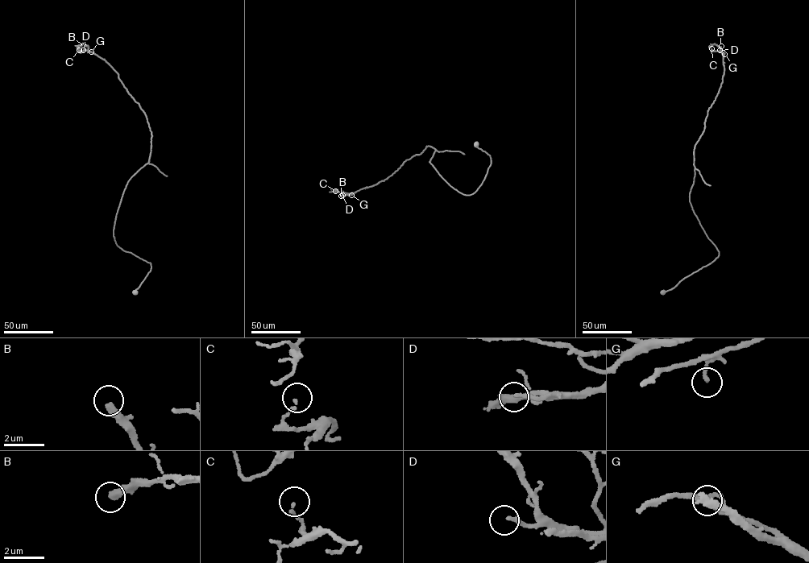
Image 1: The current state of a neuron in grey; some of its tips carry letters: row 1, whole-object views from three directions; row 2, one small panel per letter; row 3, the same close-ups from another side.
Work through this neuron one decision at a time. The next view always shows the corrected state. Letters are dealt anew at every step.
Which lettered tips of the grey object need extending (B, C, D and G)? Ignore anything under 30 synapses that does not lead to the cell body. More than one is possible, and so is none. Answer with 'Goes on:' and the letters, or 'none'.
Goes on: B, D

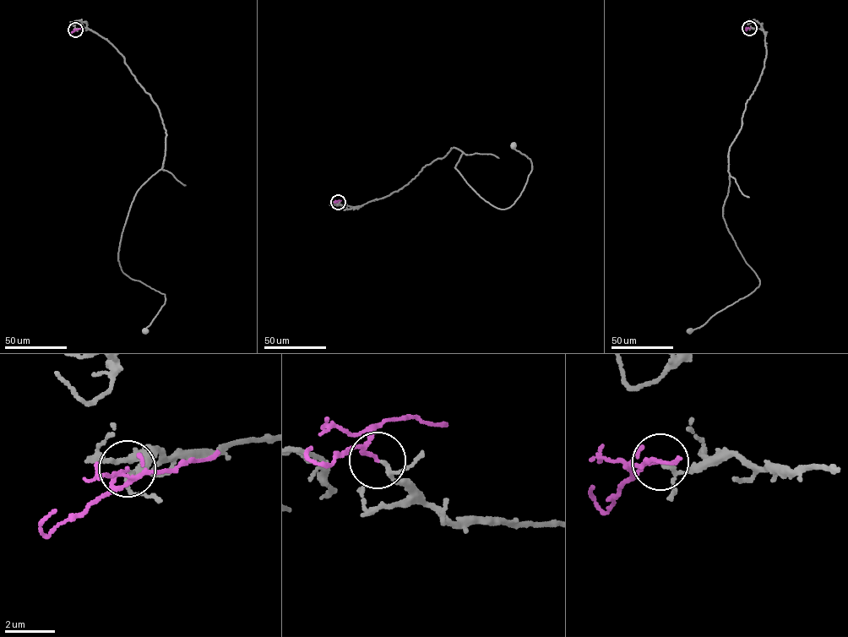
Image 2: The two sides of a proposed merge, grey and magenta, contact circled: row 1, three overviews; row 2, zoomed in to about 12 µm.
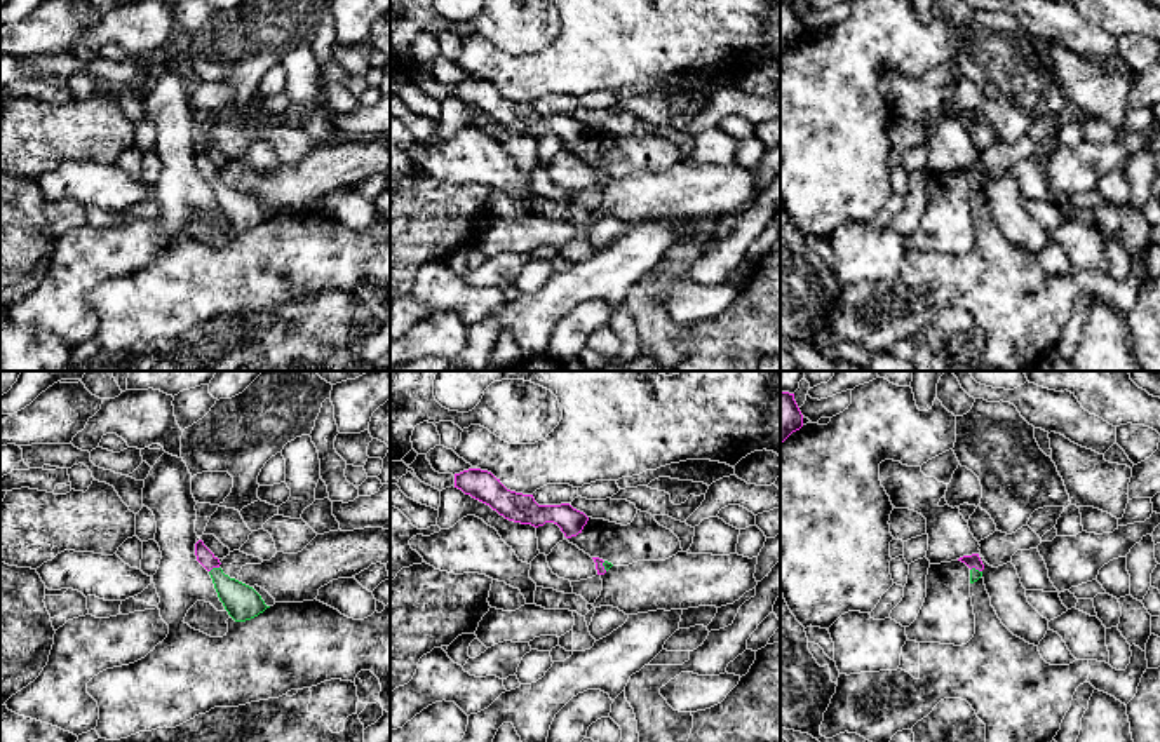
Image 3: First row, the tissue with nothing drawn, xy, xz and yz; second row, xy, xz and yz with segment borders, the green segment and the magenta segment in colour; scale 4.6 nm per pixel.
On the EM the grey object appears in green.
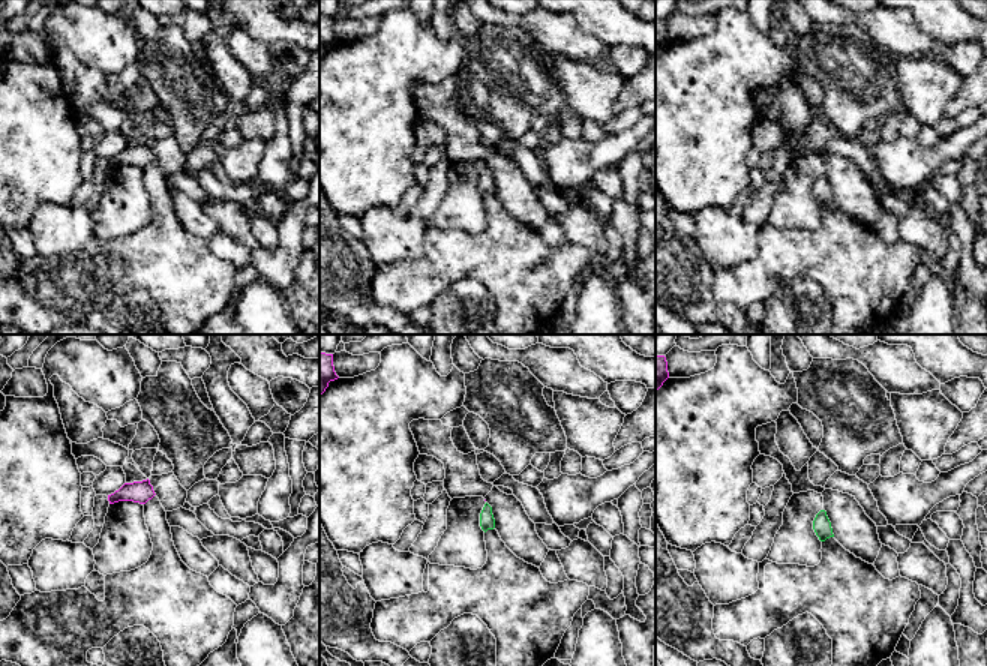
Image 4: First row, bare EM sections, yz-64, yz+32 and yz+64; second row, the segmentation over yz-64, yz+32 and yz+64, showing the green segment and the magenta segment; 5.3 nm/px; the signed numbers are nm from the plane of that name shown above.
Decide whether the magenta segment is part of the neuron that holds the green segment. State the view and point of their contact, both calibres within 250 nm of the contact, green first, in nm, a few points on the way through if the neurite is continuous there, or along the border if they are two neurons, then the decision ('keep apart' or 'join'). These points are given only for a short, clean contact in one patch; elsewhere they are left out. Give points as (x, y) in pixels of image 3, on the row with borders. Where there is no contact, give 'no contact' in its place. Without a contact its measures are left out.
meets green in xy at (213, 568); 160 nm thick on the green side, 80 nm on the other; runs through xy (242, 603), (213, 568), (204, 556); join

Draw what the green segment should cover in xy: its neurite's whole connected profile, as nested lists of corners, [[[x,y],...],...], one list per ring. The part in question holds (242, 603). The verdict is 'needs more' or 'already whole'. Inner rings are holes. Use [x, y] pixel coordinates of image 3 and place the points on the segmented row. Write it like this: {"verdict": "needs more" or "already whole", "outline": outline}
{"verdict": "needs more", "outline": [[[202,540],[195,543],[195,556],[209,571],[219,601],[235,622],[251,620],[270,608],[253,587],[225,575],[219,568],[219,559],[204,545]]]}

